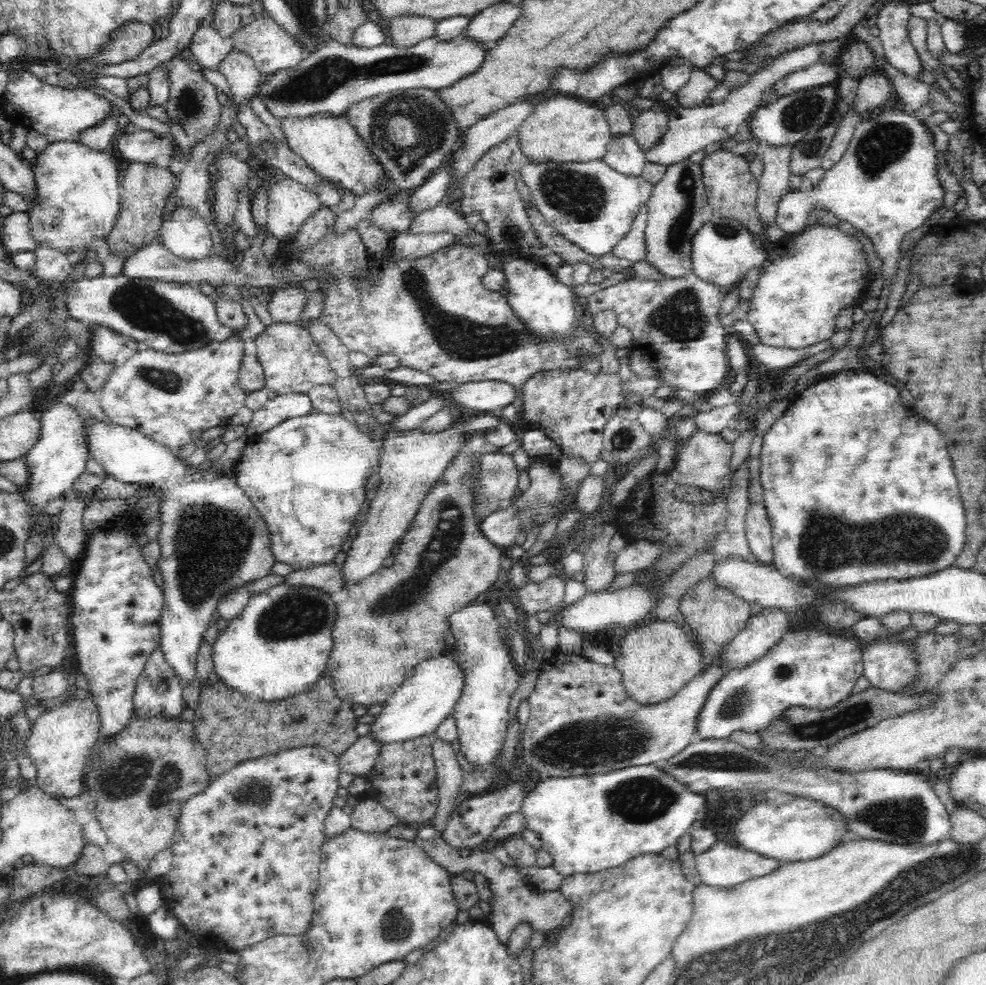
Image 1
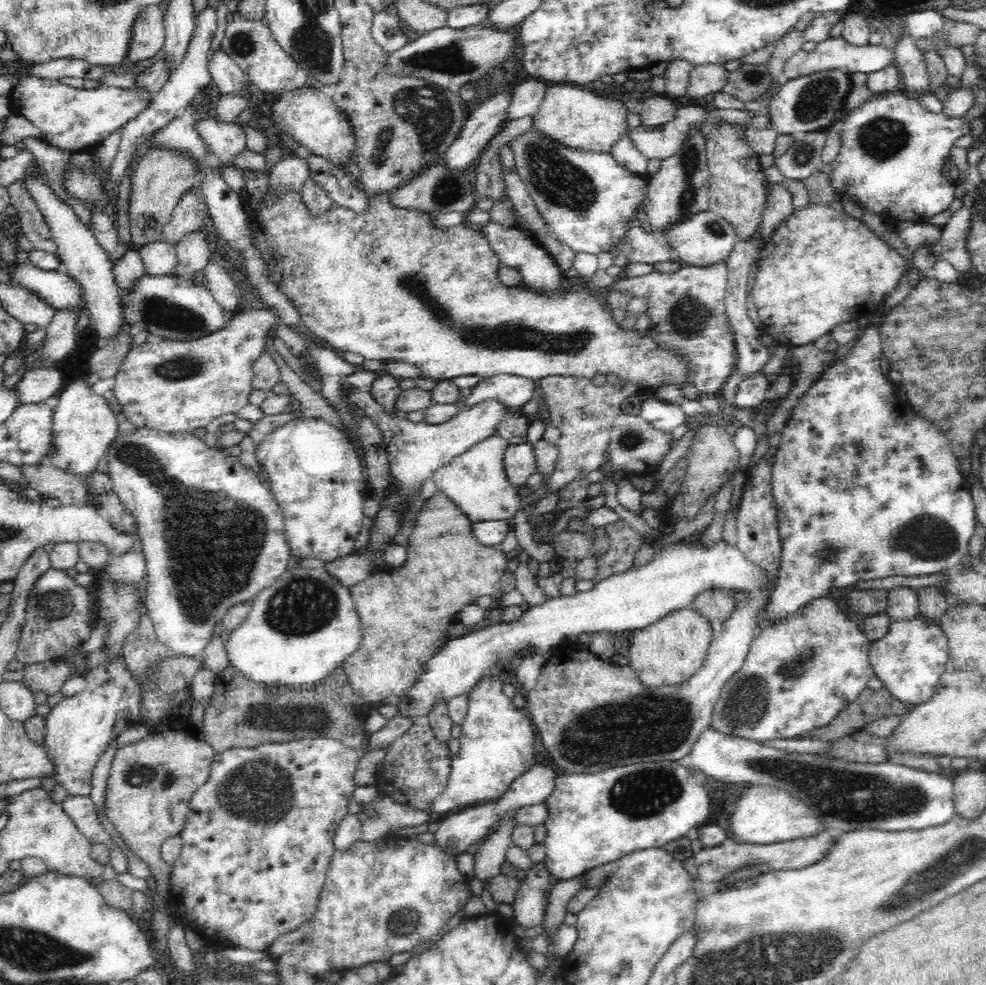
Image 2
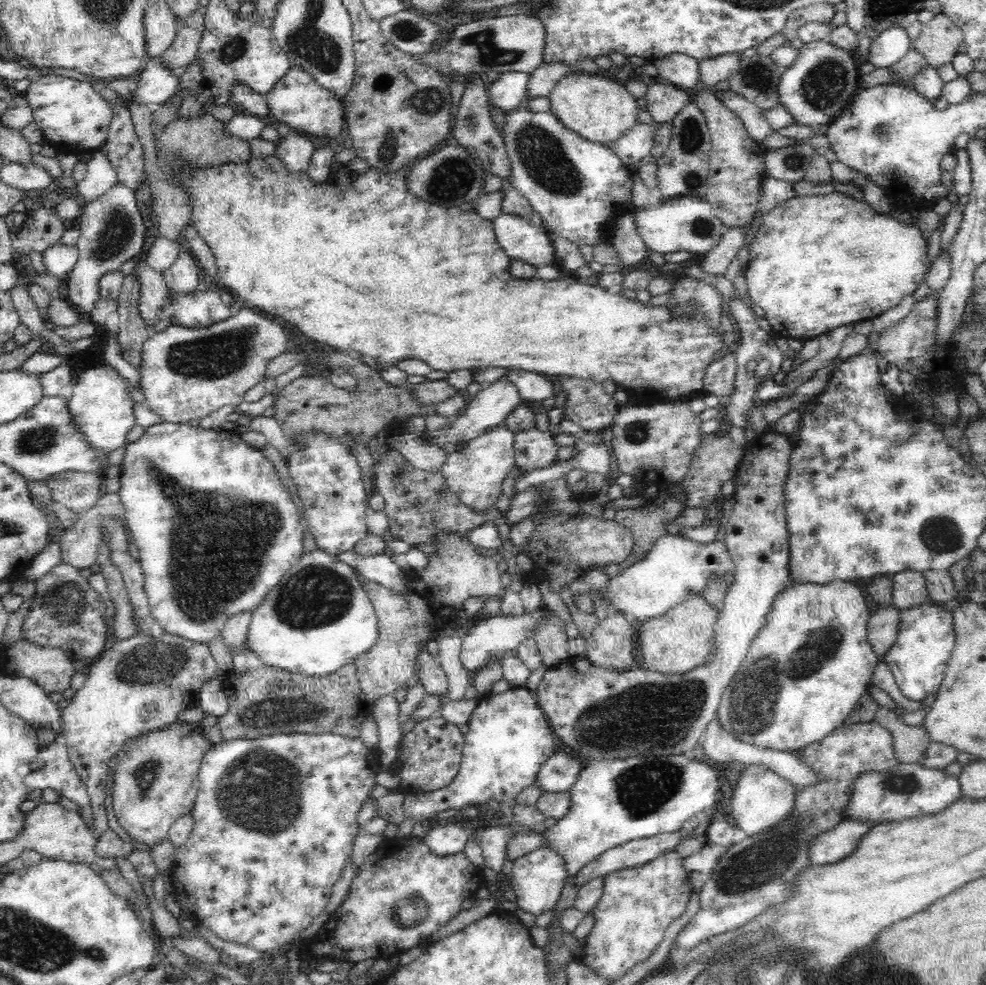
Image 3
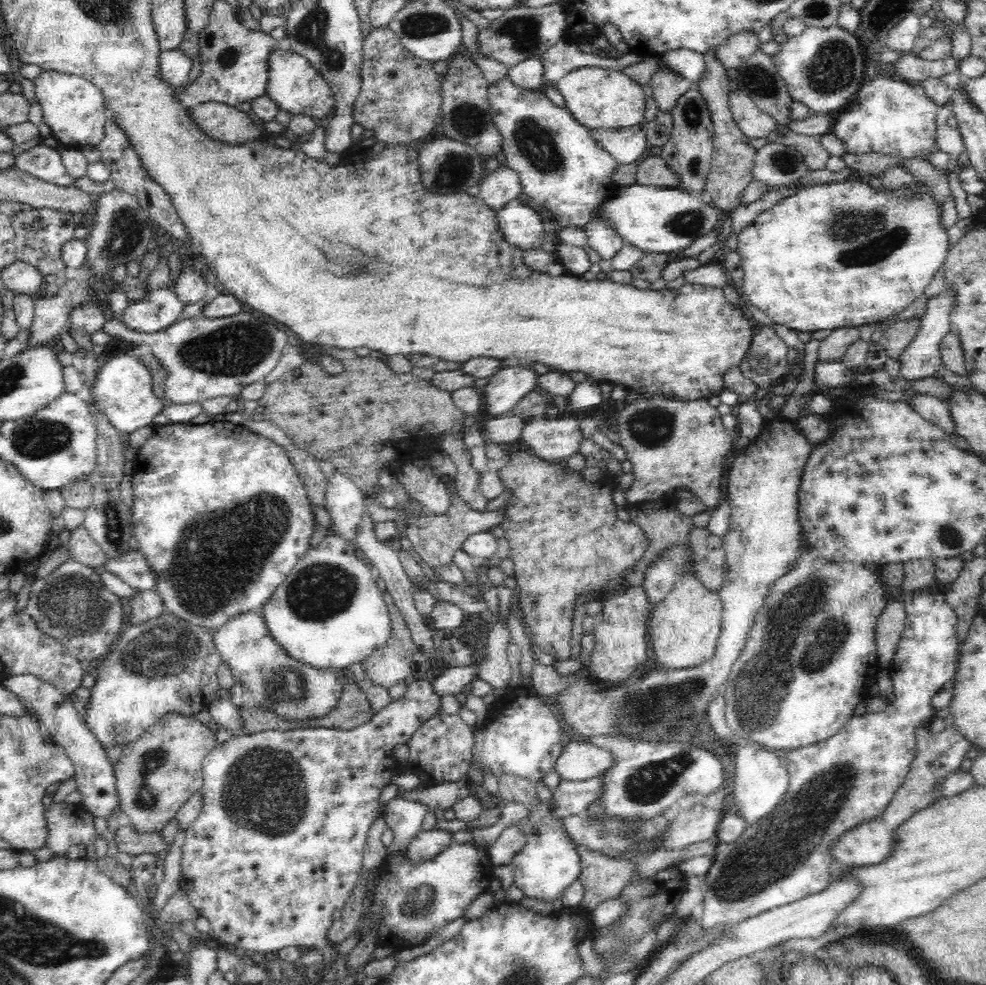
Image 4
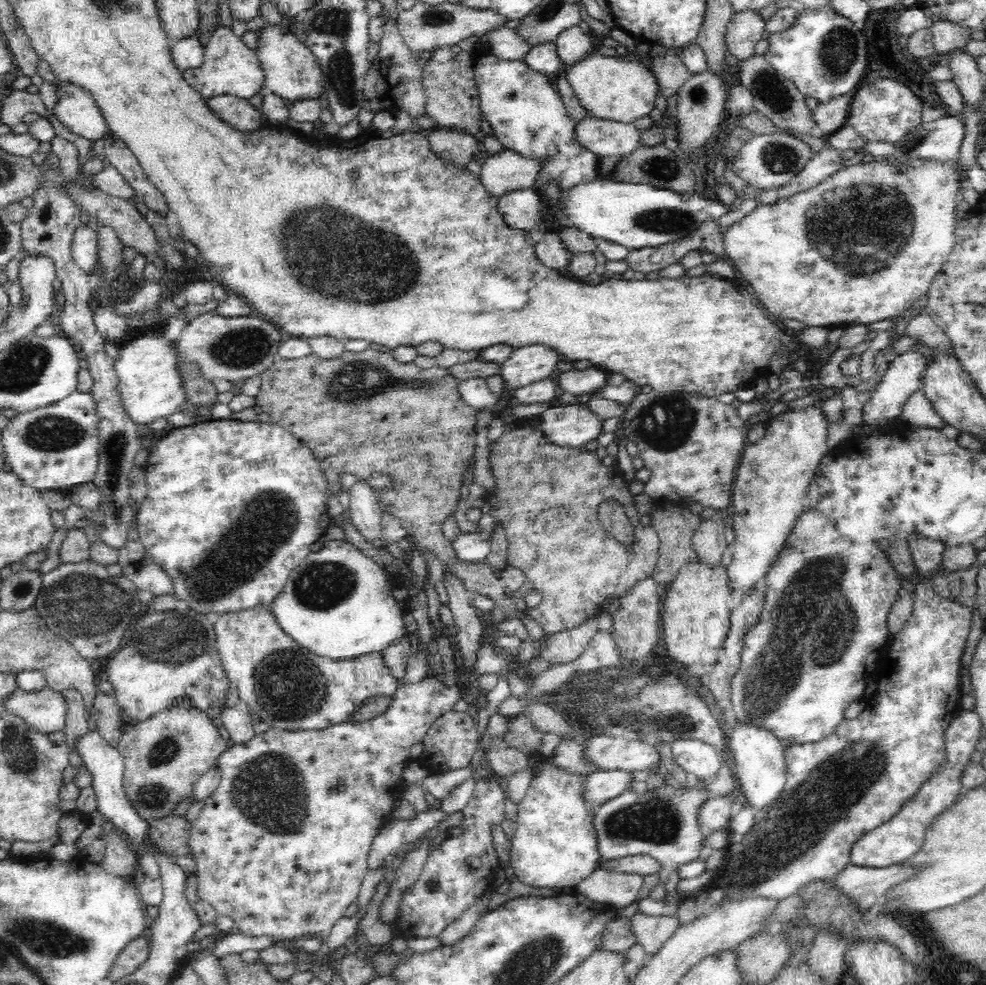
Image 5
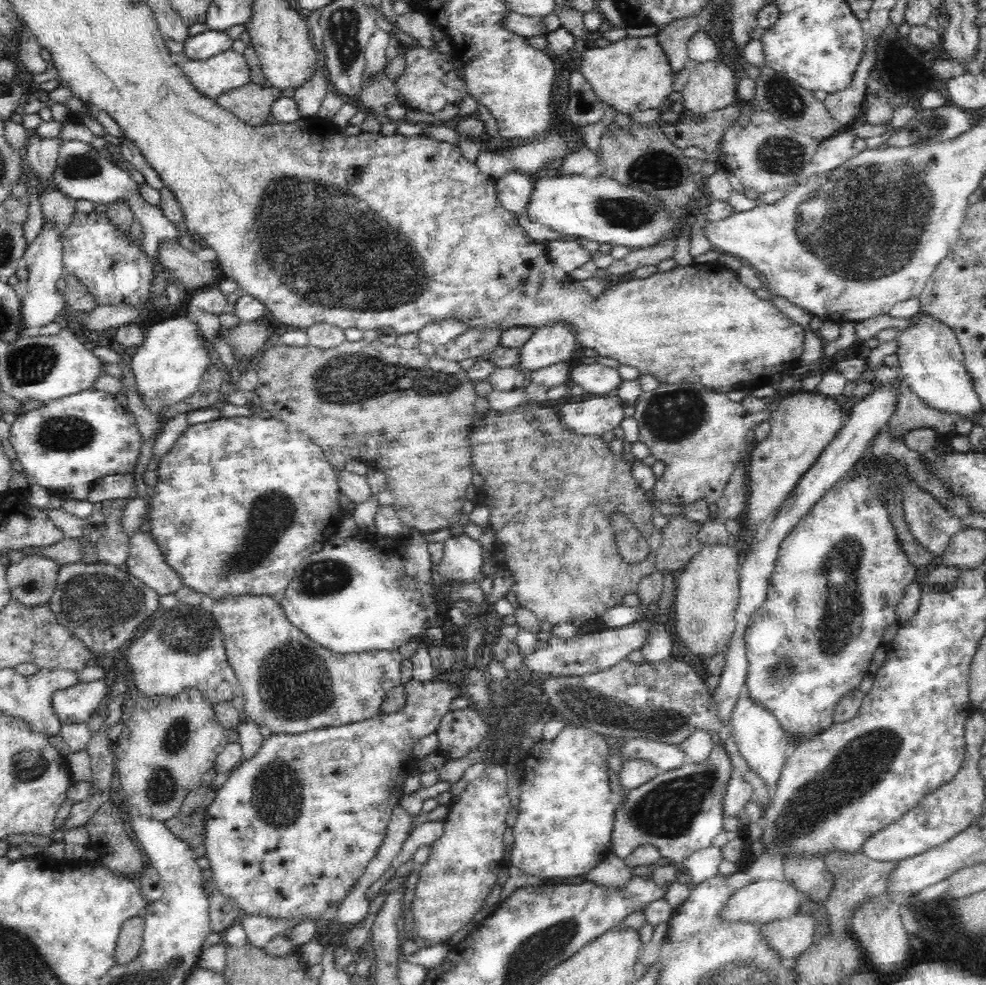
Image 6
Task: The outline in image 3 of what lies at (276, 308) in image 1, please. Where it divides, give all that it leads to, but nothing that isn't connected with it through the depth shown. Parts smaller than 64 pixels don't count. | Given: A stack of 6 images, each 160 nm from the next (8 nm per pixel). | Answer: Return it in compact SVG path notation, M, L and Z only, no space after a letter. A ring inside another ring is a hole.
M247 306L240 307L236 315L228 317L226 320L217 321L216 324L196 326L172 324L160 332L149 332L147 339L144 341L142 347L142 362L137 366L138 372L140 373L140 380L138 380L139 399L145 399L146 404L150 406L150 410L152 410L154 414L161 416L161 418L164 419L164 423L170 422L174 424L177 422L180 424L188 424L190 420L200 420L204 418L204 416L212 414L212 412L218 410L218 408L222 408L222 406L238 408L238 405L245 401L244 395L246 391L250 390L252 386L256 386L256 384L262 382L268 361L285 352L288 352L288 332L284 332L284 328L281 327L279 322L263 317Z

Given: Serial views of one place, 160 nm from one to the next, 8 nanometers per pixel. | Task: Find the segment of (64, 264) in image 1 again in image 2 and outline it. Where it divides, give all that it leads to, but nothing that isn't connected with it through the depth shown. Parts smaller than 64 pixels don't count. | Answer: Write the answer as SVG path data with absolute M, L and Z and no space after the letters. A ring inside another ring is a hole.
M22 176L21 184L8 185L7 191L10 195L11 205L16 209L20 219L21 230L26 238L32 243L36 250L57 253L55 237L52 236L50 226L44 219L44 214L40 213L39 205L36 204L34 197L28 194L26 187L26 177Z

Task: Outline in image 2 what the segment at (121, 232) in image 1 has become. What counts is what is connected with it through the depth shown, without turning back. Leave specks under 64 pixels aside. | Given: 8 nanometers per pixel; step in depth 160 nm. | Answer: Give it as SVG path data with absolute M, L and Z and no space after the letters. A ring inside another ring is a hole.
M148 150L142 158L139 158L131 174L128 203L131 232L129 247L141 248L160 239L164 225L171 222L178 201L189 188L197 184L199 172L200 167L196 159L181 150Z

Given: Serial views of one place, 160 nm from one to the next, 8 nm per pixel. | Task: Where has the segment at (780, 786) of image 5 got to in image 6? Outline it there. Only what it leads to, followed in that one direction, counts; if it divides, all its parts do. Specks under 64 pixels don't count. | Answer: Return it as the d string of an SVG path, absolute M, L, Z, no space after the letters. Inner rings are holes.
M742 694L734 707L731 722L730 738L734 739L746 764L763 778L767 787L774 786L781 777L781 770L786 762L786 750L789 747L788 733L780 726L779 720L768 712L766 706L756 702L752 696Z

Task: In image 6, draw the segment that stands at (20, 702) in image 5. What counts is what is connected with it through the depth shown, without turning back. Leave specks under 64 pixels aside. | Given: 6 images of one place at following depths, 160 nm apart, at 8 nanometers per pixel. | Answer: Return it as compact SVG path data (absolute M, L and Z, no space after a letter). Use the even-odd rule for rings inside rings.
M111 678L78 683L71 688L56 692L53 704L60 724L87 723L92 713L108 703Z

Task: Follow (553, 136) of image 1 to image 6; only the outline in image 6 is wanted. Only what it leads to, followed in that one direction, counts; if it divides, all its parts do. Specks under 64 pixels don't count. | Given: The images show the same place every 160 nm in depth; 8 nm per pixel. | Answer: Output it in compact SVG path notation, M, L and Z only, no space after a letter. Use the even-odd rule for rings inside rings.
M656 35L626 36L608 46L590 48L581 58L577 72L586 78L596 98L610 105L616 113L632 115L663 107L674 90L671 63Z

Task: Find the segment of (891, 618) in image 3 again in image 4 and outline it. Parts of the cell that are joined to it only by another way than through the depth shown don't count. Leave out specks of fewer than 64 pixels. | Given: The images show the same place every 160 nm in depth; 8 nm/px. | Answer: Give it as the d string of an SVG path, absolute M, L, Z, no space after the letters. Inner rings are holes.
M890 602L876 620L876 654L882 667L888 667L905 630L904 602Z

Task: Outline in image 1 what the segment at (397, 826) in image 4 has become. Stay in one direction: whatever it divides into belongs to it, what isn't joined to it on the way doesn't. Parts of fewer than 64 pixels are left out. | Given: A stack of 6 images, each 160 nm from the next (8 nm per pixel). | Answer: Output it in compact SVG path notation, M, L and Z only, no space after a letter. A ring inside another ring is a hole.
M477 599L451 616L452 628L449 632L456 639L456 651L464 663L466 684L459 703L453 710L456 721L460 752L464 758L478 766L478 772L461 776L460 793L469 798L484 790L496 786L504 776L504 770L494 770L492 760L498 756L504 734L508 726L508 706L512 695L520 684L520 670L512 661L512 653L508 648L507 640L500 634L500 626L492 608L486 603L481 604Z

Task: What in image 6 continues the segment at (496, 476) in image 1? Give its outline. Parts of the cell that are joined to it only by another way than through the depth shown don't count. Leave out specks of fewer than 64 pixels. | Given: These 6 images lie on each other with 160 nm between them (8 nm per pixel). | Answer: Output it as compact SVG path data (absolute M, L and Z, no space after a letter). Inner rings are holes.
M605 393L592 395L589 399L580 402L570 402L560 408L560 417L562 417L562 426L566 424L571 432L576 433L599 433L606 434L608 430L613 430L624 420L624 404L620 397L615 393Z

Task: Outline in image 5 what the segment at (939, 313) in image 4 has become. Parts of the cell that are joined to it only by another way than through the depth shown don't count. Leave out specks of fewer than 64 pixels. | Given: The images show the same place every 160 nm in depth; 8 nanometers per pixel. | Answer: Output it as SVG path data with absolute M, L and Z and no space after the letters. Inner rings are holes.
M914 348L914 350L908 350L908 352L898 355L894 362L889 364L868 402L863 404L862 422L865 425L878 426L884 421L900 416L906 400L919 389L924 360L924 354L920 354L920 348Z

